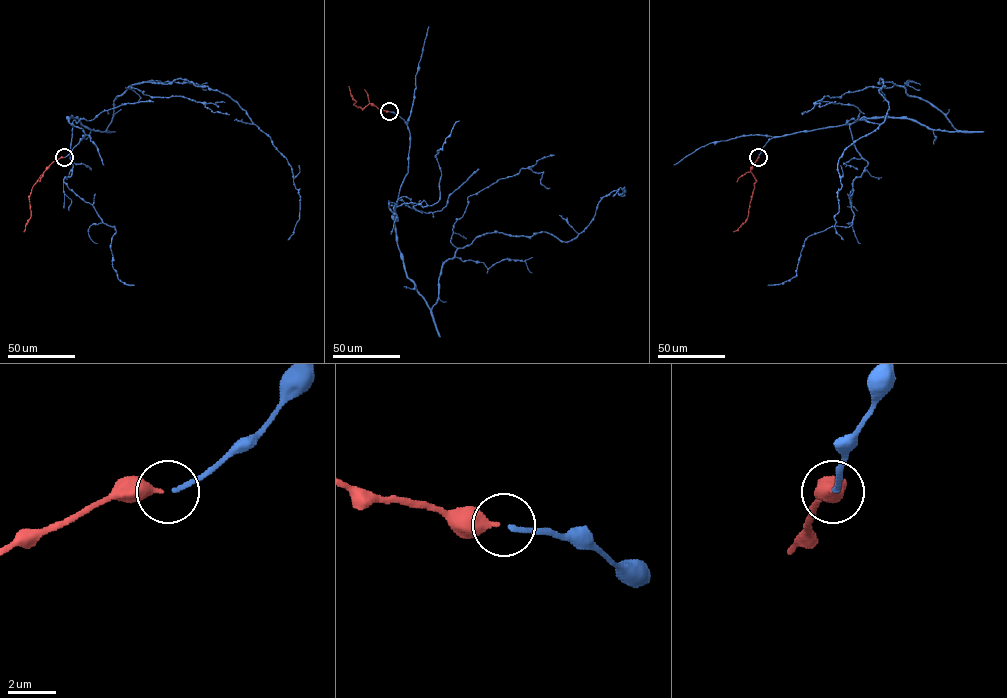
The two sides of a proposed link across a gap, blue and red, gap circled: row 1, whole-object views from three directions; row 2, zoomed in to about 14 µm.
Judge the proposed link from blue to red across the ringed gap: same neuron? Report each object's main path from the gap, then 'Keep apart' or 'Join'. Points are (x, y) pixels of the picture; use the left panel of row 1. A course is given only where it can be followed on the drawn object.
Course of blue: (64, 157), (84, 136), (69, 118), (105, 131), (133, 84), (206, 86), (290, 166), (300, 211), (288, 240). Course of red: (63, 157), (55, 159), (33, 187), (29, 196), (31, 216), (23, 231). Join

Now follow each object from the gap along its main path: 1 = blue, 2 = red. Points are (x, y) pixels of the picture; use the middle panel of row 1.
1: (389, 111), (409, 133), (397, 245), (431, 309), (459, 248), (498, 232), (570, 241), (624, 187), (613, 196)
2: (388, 111), (370, 103), (364, 108), (357, 107), (348, 86)

